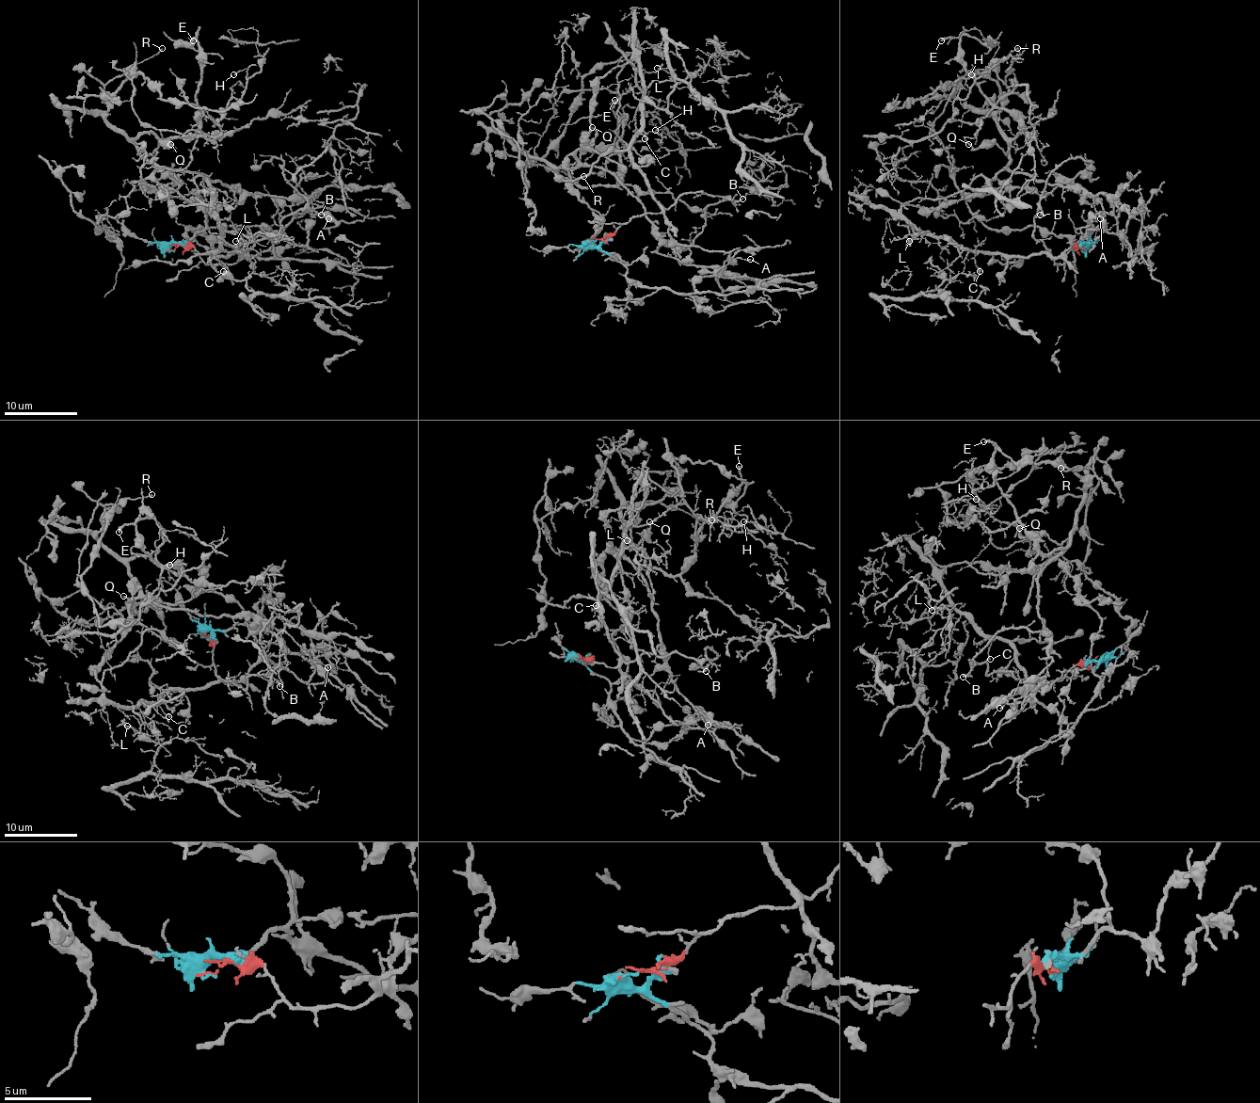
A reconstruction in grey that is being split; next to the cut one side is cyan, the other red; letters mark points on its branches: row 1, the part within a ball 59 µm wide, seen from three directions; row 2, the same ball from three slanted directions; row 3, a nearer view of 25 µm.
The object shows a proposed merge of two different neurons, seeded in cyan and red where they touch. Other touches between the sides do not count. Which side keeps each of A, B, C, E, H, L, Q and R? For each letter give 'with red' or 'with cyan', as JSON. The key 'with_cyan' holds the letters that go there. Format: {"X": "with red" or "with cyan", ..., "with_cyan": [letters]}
{"A": "with cyan", "B": "with red", "C": "with red", "E": "with red", "H": "with red", "L": "with red", "Q": "with red", "R": "with red", "with_cyan": ["A"]}

